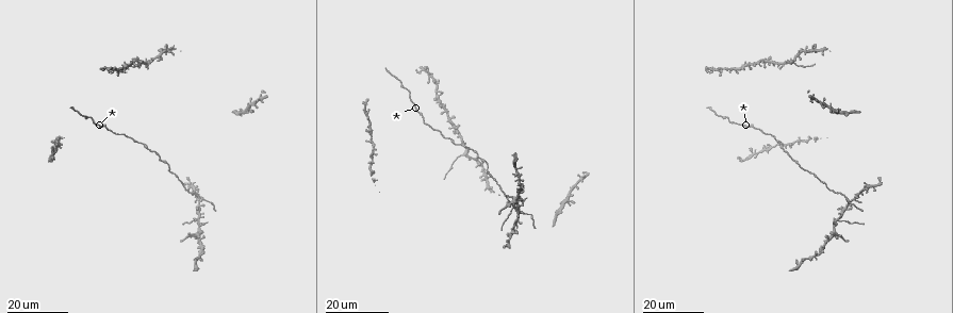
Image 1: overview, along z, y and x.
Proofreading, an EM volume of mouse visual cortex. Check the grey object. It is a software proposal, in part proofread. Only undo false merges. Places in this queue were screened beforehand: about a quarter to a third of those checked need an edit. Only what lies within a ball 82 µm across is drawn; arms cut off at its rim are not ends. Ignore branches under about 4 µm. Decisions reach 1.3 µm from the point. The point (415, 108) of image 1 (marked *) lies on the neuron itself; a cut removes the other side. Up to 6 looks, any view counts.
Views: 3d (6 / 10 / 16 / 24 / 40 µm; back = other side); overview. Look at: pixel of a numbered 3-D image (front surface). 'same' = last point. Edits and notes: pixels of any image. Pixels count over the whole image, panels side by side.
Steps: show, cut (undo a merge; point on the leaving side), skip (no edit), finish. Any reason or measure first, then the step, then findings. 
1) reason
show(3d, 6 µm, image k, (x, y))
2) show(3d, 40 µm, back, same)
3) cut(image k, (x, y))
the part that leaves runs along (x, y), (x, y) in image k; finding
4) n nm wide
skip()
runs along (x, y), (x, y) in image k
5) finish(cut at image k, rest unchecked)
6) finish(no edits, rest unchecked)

show(3d, 16 µm, image 1, (463, 152))

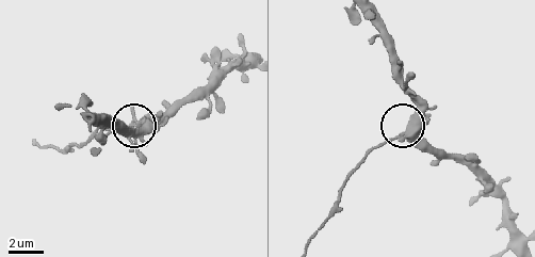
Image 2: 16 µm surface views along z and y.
show(3d, 6 µm, image 2, (136, 125))

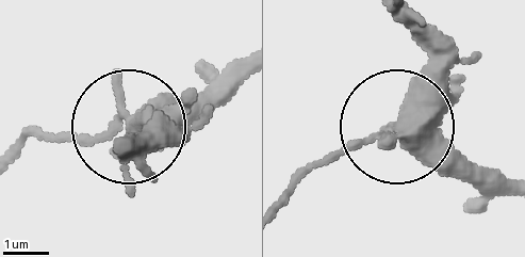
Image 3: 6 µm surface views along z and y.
cut(image 3, (69, 140))
two neurons meet here

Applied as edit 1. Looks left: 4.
show(overview)

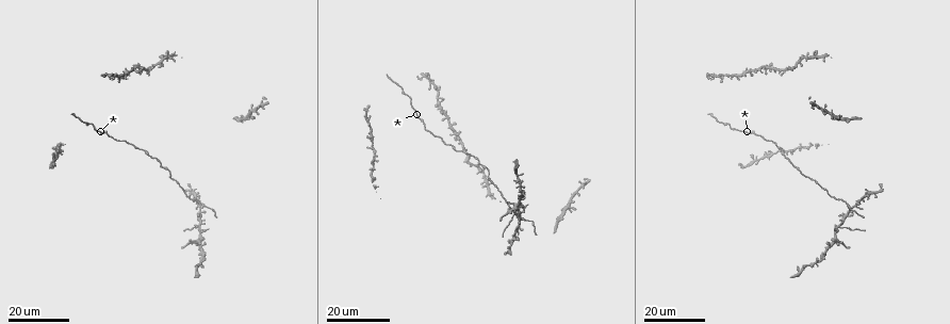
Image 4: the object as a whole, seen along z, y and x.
four arms meet
show(3d, 24 µm, image 4, (837, 226))

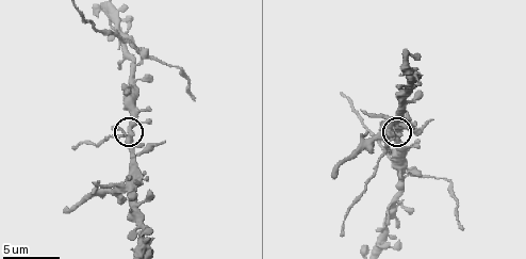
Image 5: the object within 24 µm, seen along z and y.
show(3d, 10 µm, image 5, (128, 134))

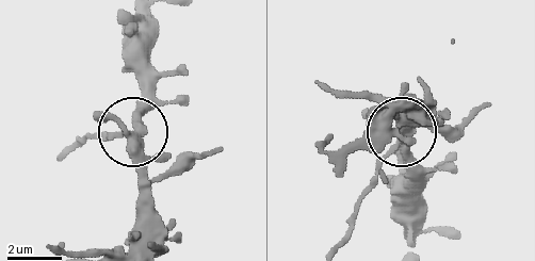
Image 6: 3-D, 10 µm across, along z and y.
340 nm wide
cut(image 6, (112, 136))
a second neuron is stuck on

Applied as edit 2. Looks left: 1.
finish(cut at image 3, cut at image 6, rest unchecked)

